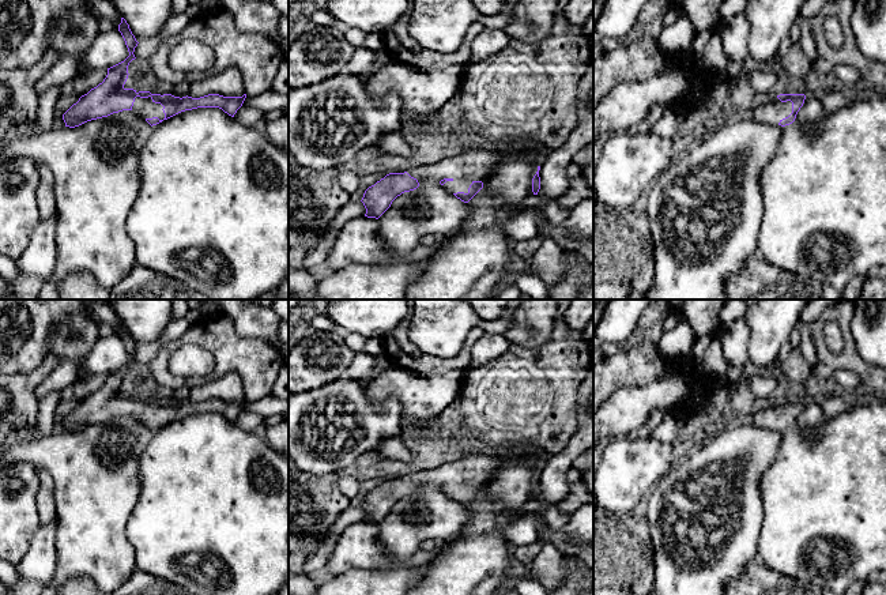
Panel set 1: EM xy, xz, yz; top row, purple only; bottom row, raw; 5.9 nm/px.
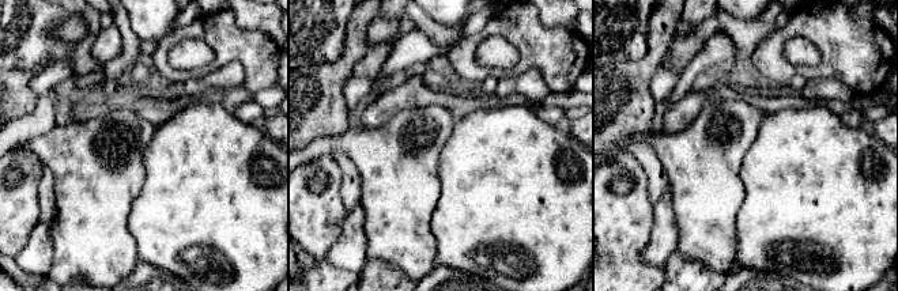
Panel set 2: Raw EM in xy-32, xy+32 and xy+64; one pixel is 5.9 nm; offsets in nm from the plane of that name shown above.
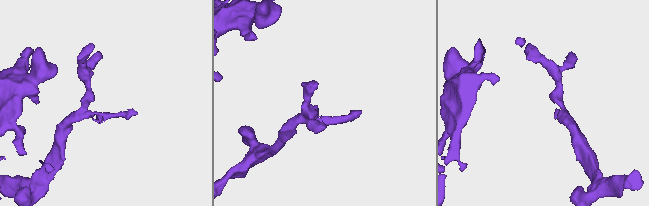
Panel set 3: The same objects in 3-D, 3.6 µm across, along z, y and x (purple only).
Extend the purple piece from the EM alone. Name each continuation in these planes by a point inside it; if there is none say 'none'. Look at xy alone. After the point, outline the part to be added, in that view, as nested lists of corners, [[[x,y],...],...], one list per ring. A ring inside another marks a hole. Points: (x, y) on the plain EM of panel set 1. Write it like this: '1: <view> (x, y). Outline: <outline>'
1: xy (144, 411). Outline: [[[136,402],[133,411],[132,411],[132,415],[135,418],[139,418],[144,423],[158,422],[159,425],[163,425],[165,418],[162,414],[163,414],[163,411],[161,408],[155,408],[151,404],[151,402],[148,402],[148,403]]]

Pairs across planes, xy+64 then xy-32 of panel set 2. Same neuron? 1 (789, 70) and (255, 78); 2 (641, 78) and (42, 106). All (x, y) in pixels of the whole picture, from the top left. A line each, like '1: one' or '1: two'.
1: one
2: two

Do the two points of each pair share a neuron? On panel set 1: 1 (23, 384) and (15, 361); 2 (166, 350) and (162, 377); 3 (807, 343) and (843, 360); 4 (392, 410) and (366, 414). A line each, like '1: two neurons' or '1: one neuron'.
1: two neurons
2: one neuron
3: two neurons
4: one neuron

